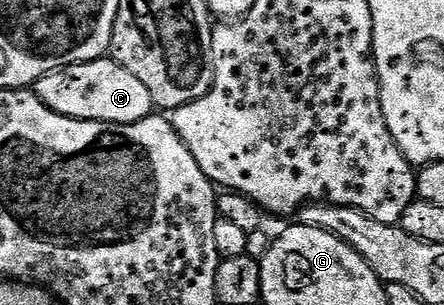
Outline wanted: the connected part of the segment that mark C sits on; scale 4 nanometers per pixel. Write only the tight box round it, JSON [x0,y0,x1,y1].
[34,59,154,123]

